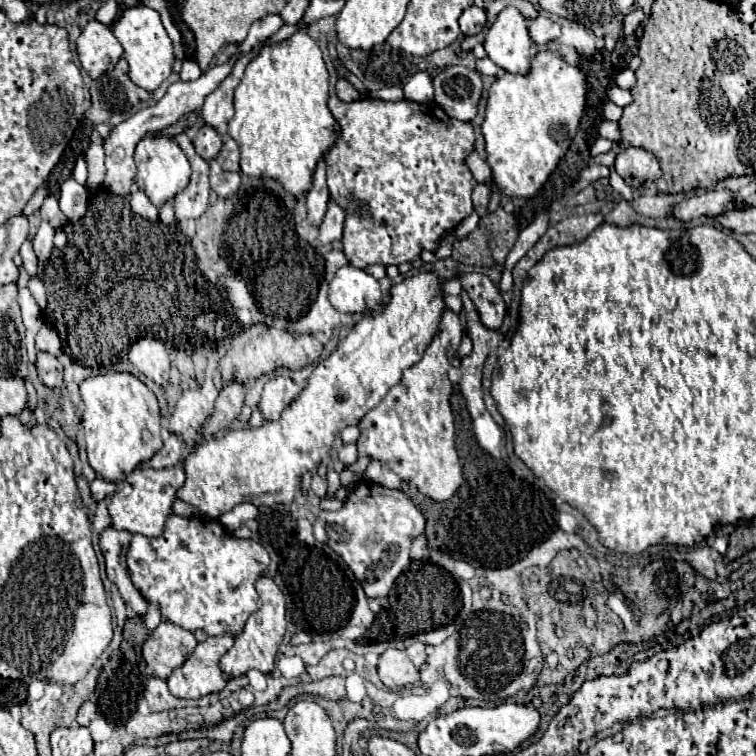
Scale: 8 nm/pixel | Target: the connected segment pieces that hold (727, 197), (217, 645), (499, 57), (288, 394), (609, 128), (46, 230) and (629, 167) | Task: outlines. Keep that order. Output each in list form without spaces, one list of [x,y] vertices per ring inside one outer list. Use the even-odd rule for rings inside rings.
[[[708,191],[702,195],[692,195],[672,207],[672,217],[684,223],[698,219],[702,215],[716,217],[728,209],[734,209],[732,205],[734,197],[738,197],[738,193],[732,193],[732,191]]]
[[[230,635],[208,637],[198,643],[194,655],[168,677],[170,693],[180,699],[200,699],[210,693],[220,693],[226,687],[226,679],[218,661],[232,643],[234,639]]]
[[[506,7],[496,23],[488,29],[484,49],[488,57],[508,73],[526,75],[532,59],[532,39],[528,35],[526,19],[518,9]]]
[[[272,377],[264,385],[258,407],[268,421],[276,421],[282,411],[296,399],[296,393],[300,393],[300,387],[290,377]]]
[[[602,119],[598,131],[600,131],[602,137],[606,137],[606,139],[610,139],[610,141],[616,141],[616,137],[620,137],[620,133],[616,133],[616,123],[614,123],[614,121]]]
[[[46,221],[38,227],[38,233],[34,237],[34,251],[39,262],[47,263],[54,248],[54,227]]]
[[[636,147],[620,151],[614,161],[614,169],[632,189],[638,189],[644,181],[654,181],[660,177],[658,159],[652,157],[652,153]]]

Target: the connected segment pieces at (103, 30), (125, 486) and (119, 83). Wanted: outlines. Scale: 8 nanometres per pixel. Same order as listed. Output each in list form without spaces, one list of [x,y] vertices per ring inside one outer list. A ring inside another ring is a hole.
[[[90,21],[84,27],[80,37],[76,39],[76,47],[80,63],[92,79],[98,79],[108,69],[112,69],[124,53],[112,29],[98,21]]]
[[[182,459],[170,467],[164,469],[134,469],[122,483],[120,491],[112,495],[112,501],[108,505],[112,525],[116,529],[124,529],[130,533],[140,533],[146,537],[158,537],[164,531],[166,519],[172,513],[172,505],[176,501],[176,491],[184,485],[184,465]]]
[[[120,61],[112,71],[100,79],[102,99],[110,111],[128,113],[138,101],[148,101],[150,93],[136,87],[128,77],[128,63]]]

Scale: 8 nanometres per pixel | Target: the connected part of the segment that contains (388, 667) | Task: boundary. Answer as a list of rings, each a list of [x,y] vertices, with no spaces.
[[[388,649],[380,655],[378,675],[380,681],[390,689],[414,685],[420,679],[418,669],[412,665],[412,661],[408,661],[406,653],[400,649]]]

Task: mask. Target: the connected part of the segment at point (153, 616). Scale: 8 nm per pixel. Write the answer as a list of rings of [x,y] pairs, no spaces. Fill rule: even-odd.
[[[150,605],[150,607],[148,607],[148,613],[146,613],[146,617],[144,617],[144,625],[146,625],[148,633],[152,633],[152,631],[160,625],[160,611],[156,609],[156,605]]]

